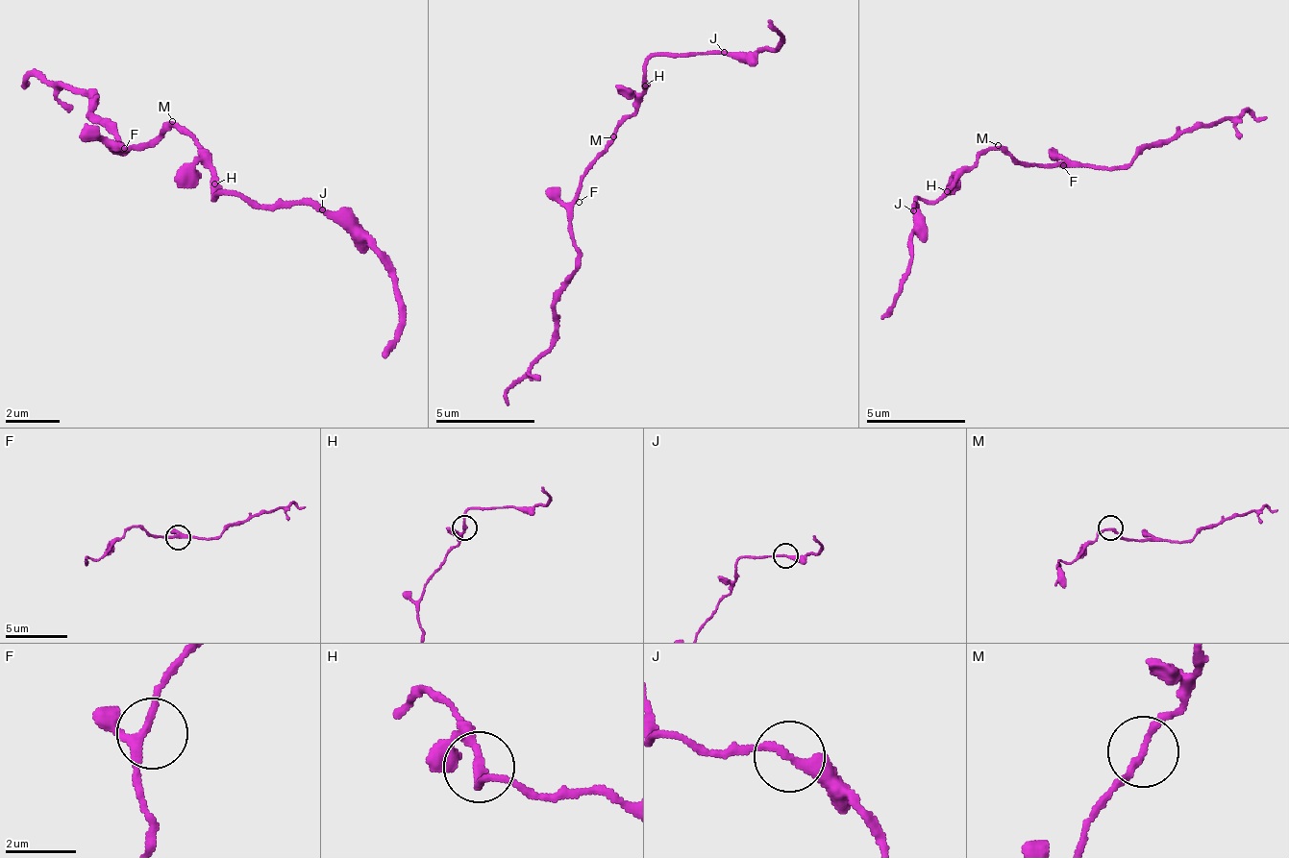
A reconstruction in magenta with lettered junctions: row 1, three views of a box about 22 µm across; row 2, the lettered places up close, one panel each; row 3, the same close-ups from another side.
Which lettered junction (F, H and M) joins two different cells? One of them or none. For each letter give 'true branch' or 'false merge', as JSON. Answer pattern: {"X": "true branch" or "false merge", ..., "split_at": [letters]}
{"F": "true branch", "H": "true branch", "M": "true branch", "split_at": []}

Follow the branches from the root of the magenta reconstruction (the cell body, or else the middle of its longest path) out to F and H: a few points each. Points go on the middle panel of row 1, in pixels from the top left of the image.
F: (613, 136), (613, 141), (583, 177), (579, 202)
H: (613, 136), (613, 132), (633, 111), (644, 86)

